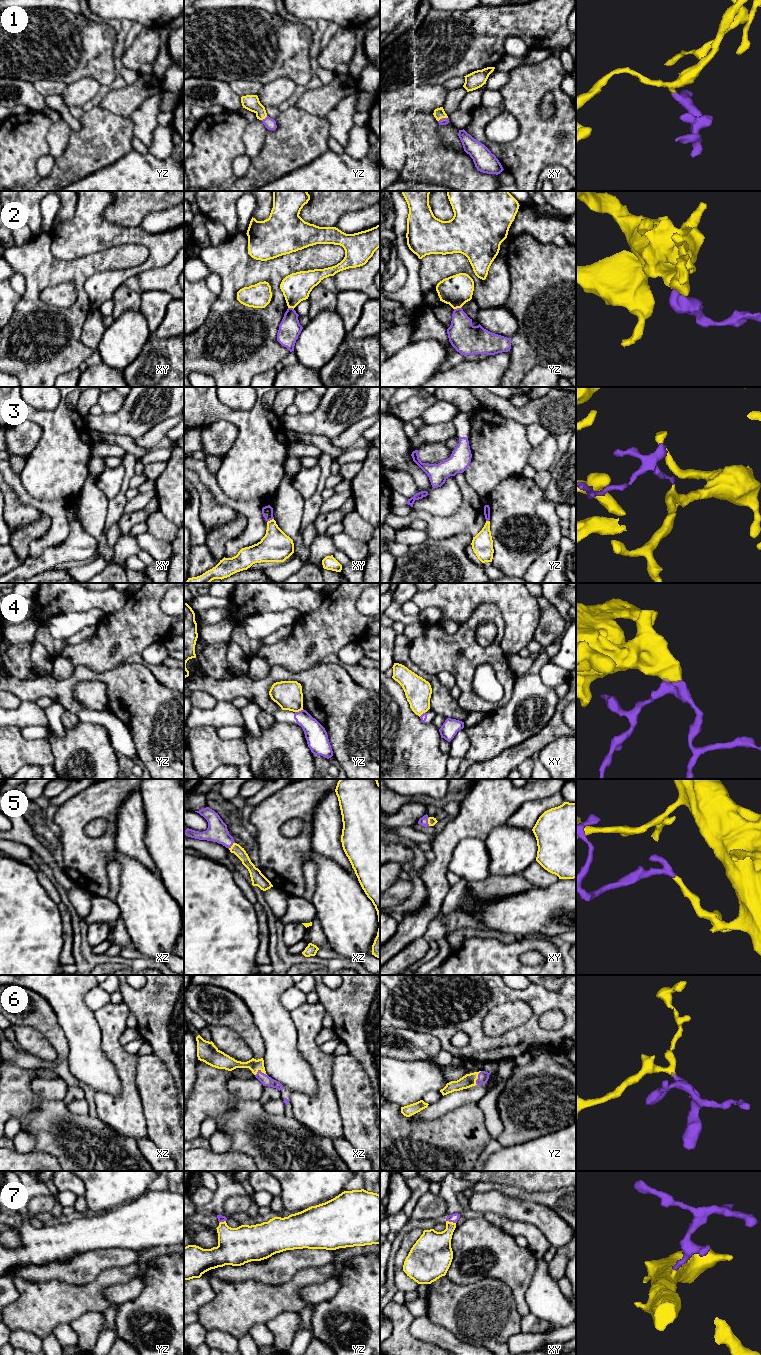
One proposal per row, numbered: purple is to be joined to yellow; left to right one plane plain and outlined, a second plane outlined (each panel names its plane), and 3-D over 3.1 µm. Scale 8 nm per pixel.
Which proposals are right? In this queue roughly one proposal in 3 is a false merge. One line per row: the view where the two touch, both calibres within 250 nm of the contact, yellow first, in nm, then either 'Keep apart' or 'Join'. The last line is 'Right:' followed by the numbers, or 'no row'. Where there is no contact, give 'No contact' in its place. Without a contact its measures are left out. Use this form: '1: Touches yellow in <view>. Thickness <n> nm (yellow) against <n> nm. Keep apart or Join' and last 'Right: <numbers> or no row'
1: Touches yellow in xy. Thickness 90 nm (yellow) against 60 nm. Join
2: Touches yellow in yz. Thickness 240 nm (yellow) against 240 nm. Keep apart
3: Touches yellow in xy. Thickness 240 nm (yellow) against 90 nm. Join
4: Touches yellow in yz. Thickness 220 nm (yellow) against 170 nm. Keep apart
5: Touches yellow in xy. Thickness 70 nm (yellow) against 70 nm. Join
6: Touches yellow in xz. Thickness 100 nm (yellow) against 80 nm. Join
7: Touches yellow in xy. Thickness 280 nm (yellow) against 70 nm. Join
Right: 1, 3, 5, 6, 7

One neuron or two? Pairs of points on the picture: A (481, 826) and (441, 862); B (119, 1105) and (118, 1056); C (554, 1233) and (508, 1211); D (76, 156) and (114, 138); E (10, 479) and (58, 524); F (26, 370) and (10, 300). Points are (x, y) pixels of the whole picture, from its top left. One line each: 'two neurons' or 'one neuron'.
A: one neuron
B: one neuron
C: one neuron
D: one neuron
E: one neuron
F: two neurons

